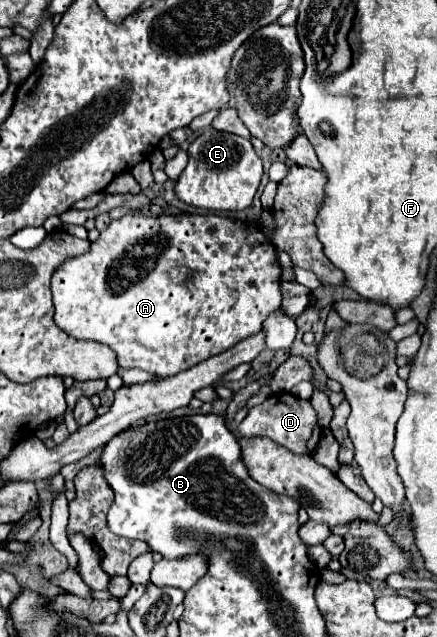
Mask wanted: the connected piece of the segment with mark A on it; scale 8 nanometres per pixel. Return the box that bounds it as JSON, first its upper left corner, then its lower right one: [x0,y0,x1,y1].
[51,214,281,378]

